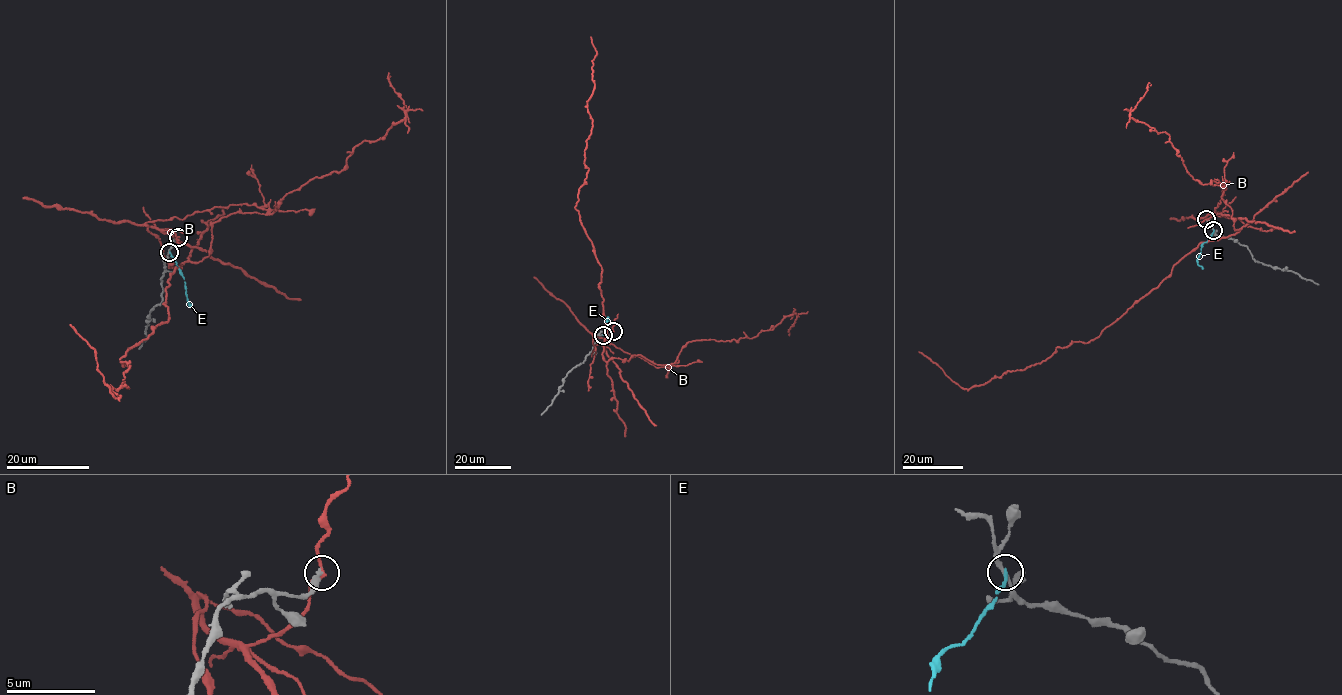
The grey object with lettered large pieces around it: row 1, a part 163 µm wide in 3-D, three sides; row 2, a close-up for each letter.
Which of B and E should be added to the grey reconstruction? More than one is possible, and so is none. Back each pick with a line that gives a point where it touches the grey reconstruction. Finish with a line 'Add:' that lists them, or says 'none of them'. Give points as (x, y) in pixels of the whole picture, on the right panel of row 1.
Add: none of them

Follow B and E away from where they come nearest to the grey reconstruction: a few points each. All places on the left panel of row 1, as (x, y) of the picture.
B: (178, 237), (145, 223), (267, 211), (219, 219), (209, 255), (175, 266), (120, 397), (70, 324)
E: (169, 252), (181, 272), (188, 303), (192, 306)

